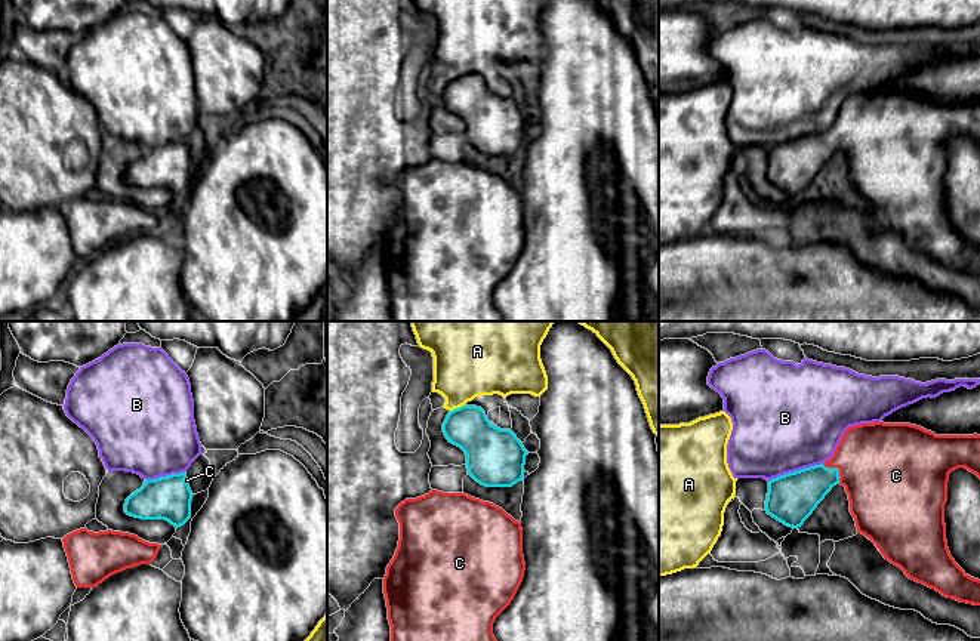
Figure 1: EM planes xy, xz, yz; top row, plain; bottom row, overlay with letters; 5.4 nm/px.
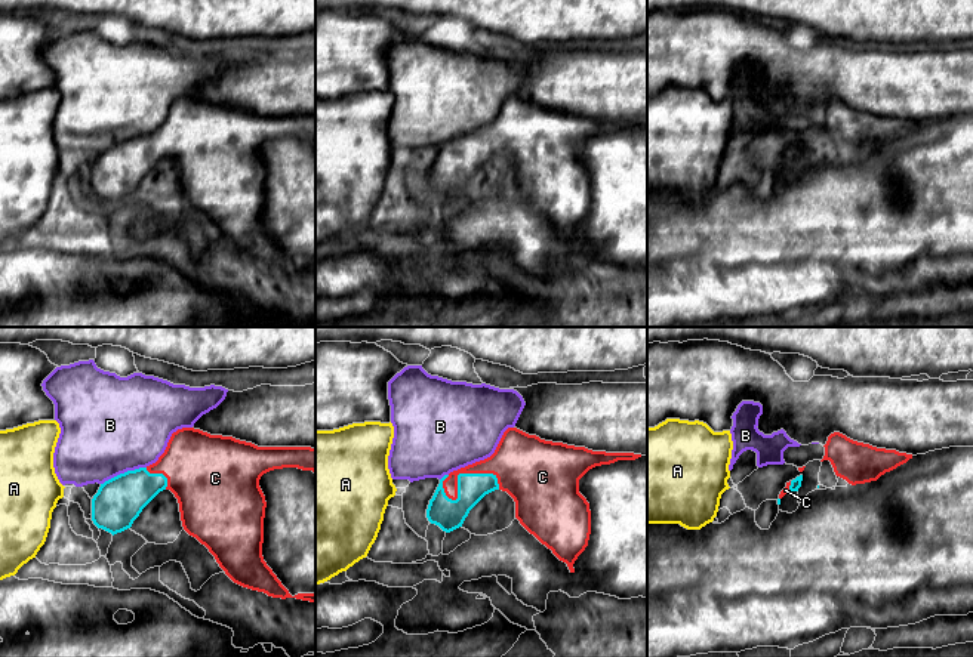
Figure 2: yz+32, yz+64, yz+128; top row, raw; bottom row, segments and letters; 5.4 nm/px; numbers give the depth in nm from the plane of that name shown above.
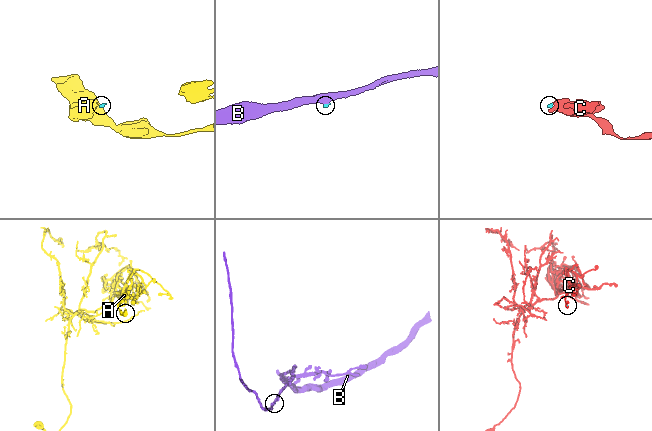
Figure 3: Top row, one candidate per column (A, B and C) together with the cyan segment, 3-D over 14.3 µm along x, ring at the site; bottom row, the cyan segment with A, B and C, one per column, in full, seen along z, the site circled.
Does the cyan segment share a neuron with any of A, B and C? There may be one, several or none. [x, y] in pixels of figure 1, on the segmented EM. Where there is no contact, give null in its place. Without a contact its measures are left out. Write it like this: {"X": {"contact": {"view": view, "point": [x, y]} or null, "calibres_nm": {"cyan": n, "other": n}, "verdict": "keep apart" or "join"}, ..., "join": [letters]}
{"A": {"contact": {"view": "xz", "point": [456, 409]}, "calibres_nm": {"cyan": 240, "other": 360}, "verdict": "keep apart"}, "B": {"contact": {"view": "yz", "point": [795, 471]}, "calibres_nm": {"cyan": 260, "other": 500}, "verdict": "keep apart"}, "C": {"contact": {"view": "yz", "point": [837, 468]}, "calibres_nm": {"cyan": 240, "other": 480}, "verdict": "join"}, "join": ["C"]}

